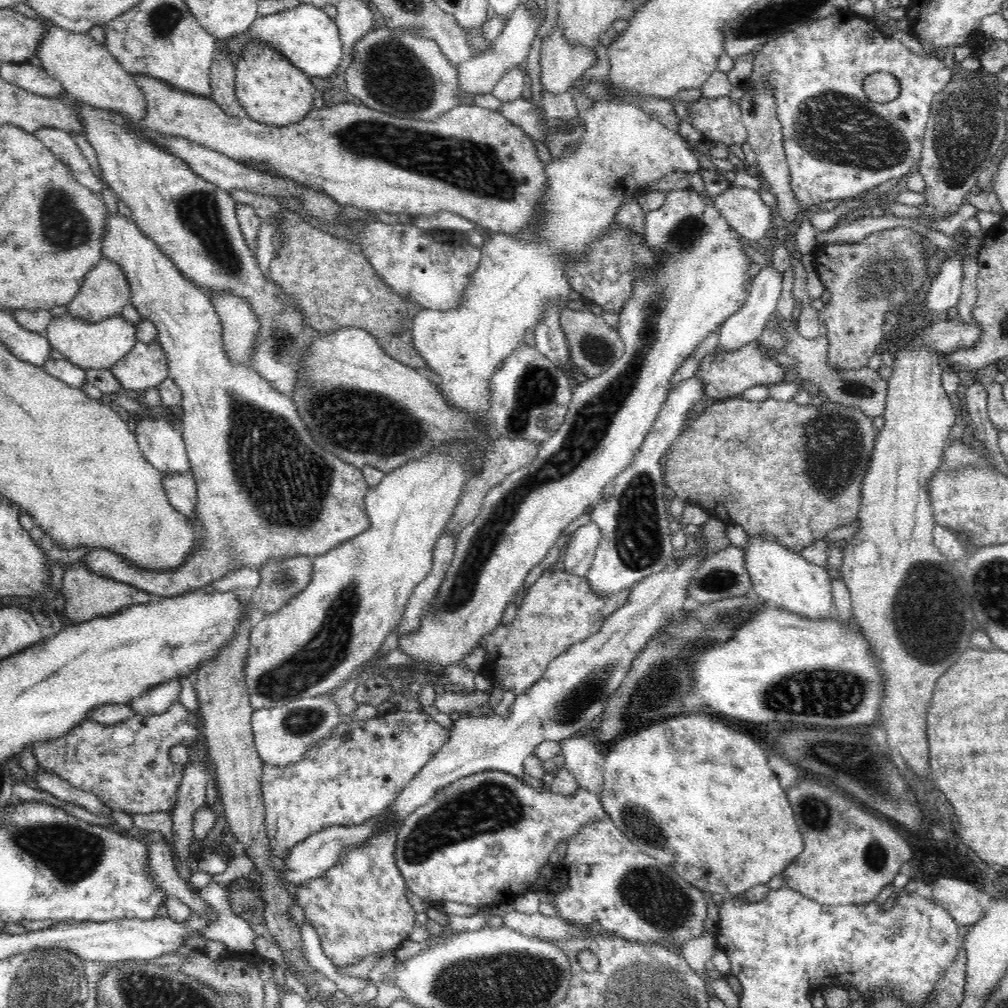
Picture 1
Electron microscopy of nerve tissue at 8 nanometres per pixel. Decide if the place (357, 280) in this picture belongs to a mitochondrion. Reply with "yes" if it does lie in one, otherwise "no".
no

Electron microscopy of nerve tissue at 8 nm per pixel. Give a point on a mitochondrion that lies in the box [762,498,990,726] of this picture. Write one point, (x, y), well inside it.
(931, 612)

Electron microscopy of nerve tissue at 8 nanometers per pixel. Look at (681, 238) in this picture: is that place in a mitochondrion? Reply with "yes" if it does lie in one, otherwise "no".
yes

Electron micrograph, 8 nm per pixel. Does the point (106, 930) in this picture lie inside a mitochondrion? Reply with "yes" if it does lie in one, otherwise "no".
no

